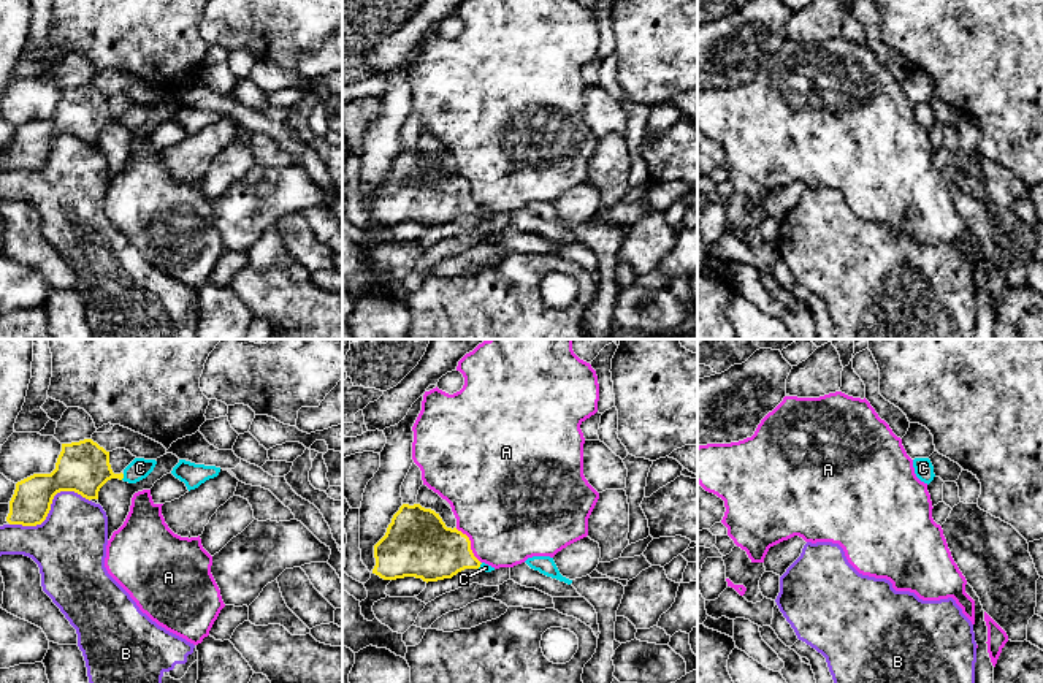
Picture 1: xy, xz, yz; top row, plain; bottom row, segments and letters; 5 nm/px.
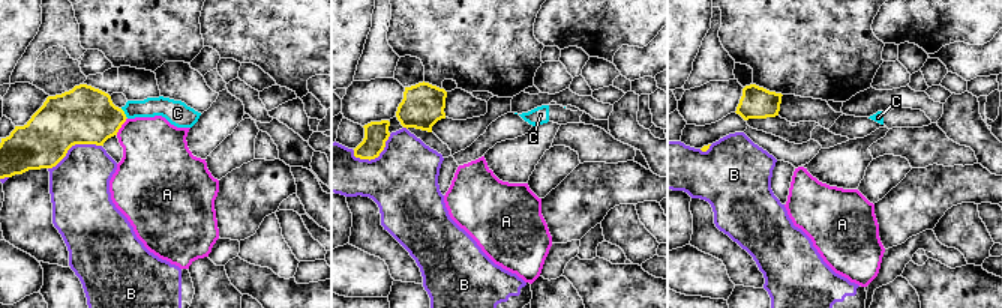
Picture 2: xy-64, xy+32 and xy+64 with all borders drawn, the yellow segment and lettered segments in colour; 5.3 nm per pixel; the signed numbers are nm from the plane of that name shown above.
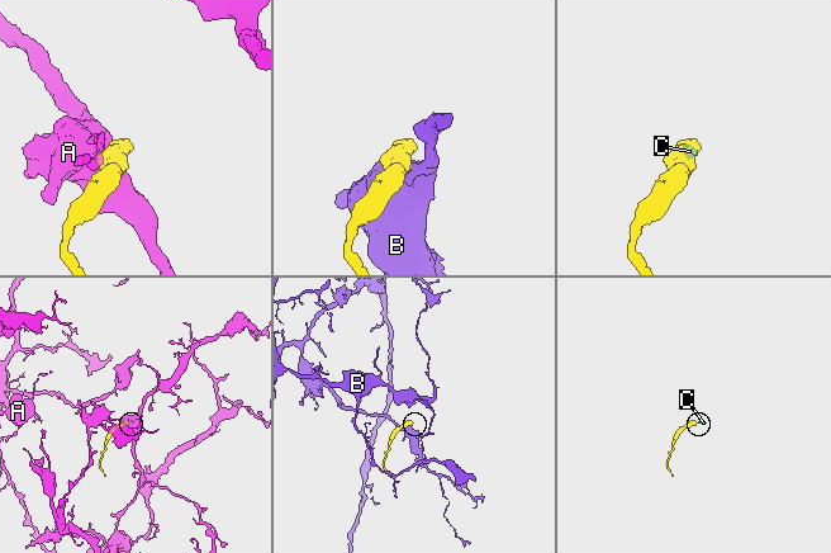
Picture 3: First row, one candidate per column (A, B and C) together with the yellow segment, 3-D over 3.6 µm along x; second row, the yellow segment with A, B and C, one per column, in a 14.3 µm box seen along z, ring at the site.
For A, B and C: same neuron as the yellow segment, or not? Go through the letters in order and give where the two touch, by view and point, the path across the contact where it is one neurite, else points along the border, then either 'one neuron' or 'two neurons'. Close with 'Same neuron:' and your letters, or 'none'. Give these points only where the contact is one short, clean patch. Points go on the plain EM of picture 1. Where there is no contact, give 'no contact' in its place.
A: contact xz (469, 189); border xz (455, 173), (468, 183), (469, 194), (481, 208); two neurons
B: contact xy (49, 152); two neurons
C: contact xy (122, 122); way xy (83, 111), (122, 122), (140, 113); one neuron
Same neuron: C

